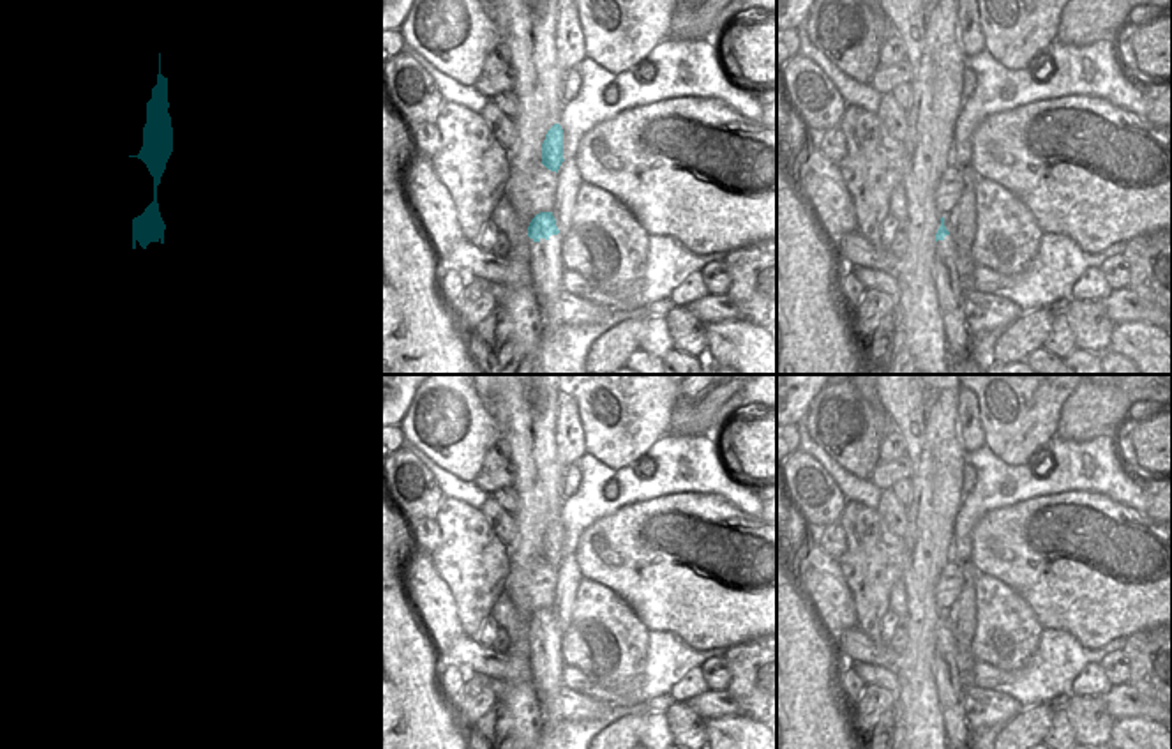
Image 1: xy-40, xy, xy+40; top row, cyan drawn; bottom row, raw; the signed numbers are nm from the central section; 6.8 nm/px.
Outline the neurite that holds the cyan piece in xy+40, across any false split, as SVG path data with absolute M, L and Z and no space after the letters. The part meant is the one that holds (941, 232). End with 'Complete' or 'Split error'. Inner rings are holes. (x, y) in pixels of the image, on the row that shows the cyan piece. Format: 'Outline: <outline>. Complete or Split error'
Outline: M941 217L941 226L935 233L934 286L937 307L943 316L948 357L955 364L955 374L983 374L971 357L971 332L964 318L964 293L957 272L957 247L944 226L944 217Z. Split error

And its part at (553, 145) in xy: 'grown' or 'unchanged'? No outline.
unchanged

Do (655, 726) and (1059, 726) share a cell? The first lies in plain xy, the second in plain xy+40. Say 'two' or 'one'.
one

